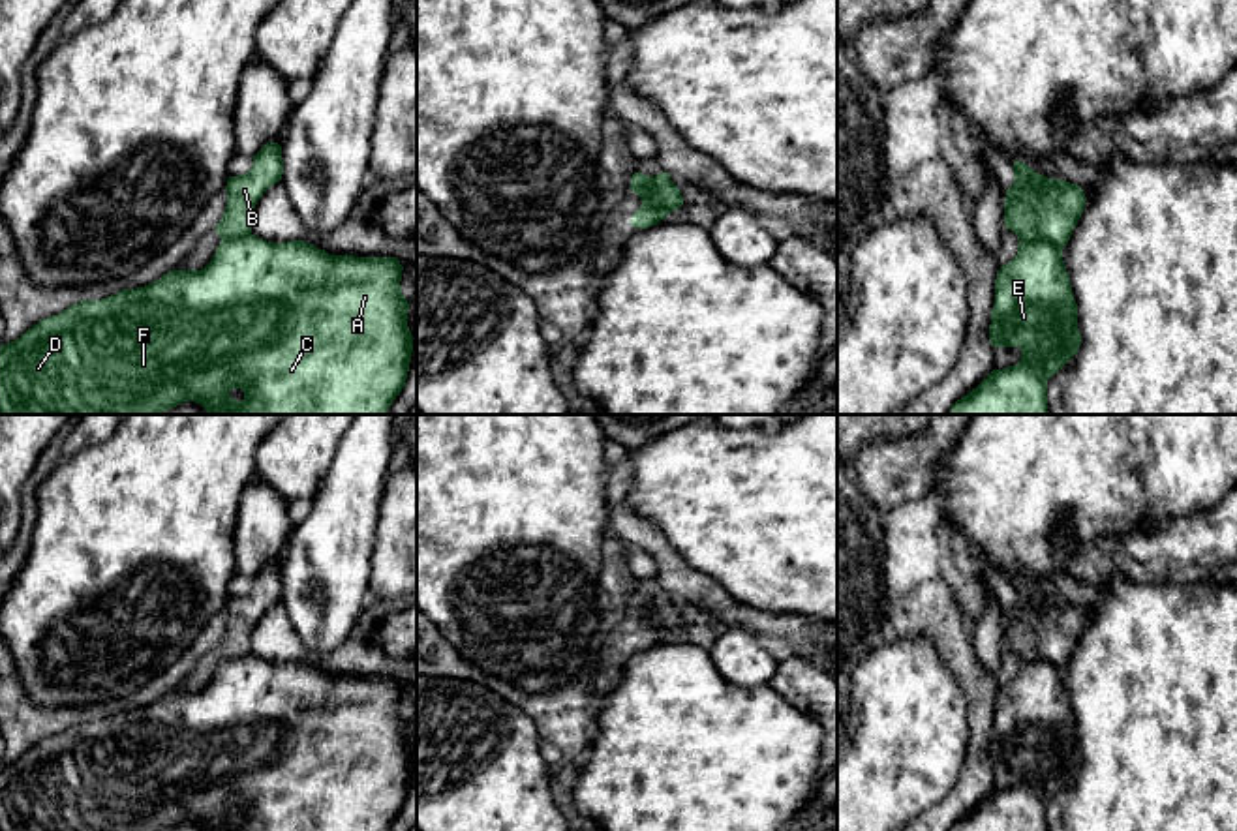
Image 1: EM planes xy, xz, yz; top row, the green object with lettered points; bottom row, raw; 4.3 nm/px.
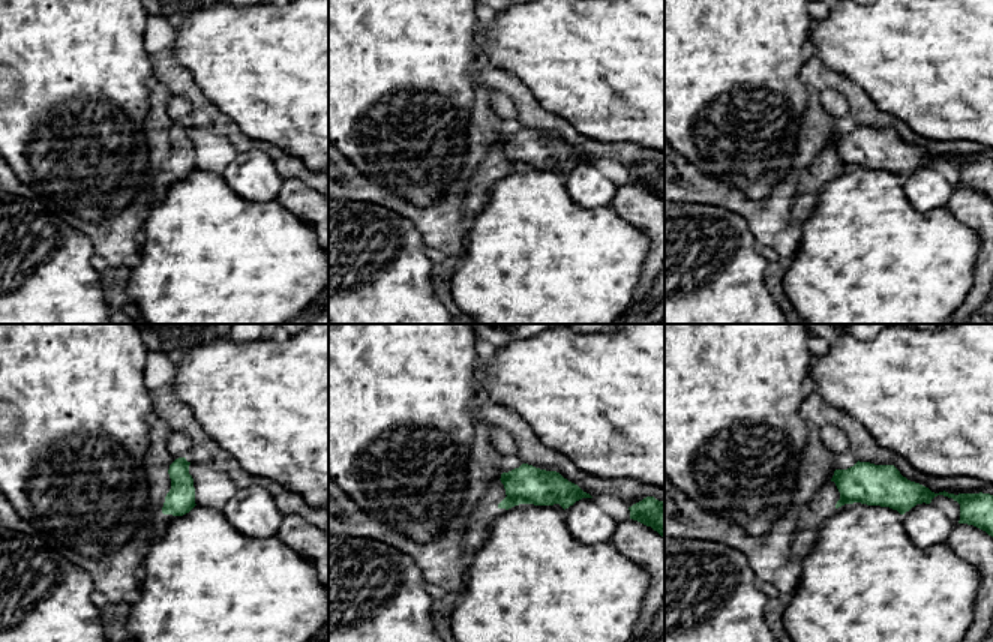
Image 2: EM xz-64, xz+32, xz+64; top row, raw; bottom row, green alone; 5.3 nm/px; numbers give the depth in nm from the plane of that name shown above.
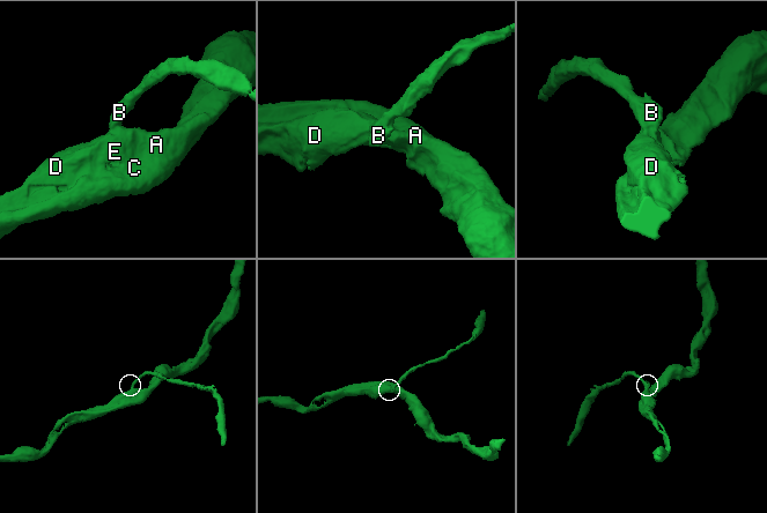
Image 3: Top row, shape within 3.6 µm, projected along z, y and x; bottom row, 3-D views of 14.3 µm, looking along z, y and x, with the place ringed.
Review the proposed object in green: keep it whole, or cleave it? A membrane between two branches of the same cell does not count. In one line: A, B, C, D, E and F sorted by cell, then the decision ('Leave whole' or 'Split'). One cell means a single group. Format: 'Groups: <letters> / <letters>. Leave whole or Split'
Groups: A C D E F / B. Split

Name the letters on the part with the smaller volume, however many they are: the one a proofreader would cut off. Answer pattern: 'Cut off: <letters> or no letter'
Cut off: B

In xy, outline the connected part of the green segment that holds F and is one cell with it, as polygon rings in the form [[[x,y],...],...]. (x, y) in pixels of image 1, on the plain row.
[[[252,653],[221,660],[201,690],[171,690],[145,707],[122,709],[101,720],[81,720],[0,765],[0,831],[167,831],[184,822],[201,823],[205,831],[389,831],[405,807],[413,773],[409,722],[400,707],[402,690],[396,677],[330,675],[304,660],[274,664]]]

